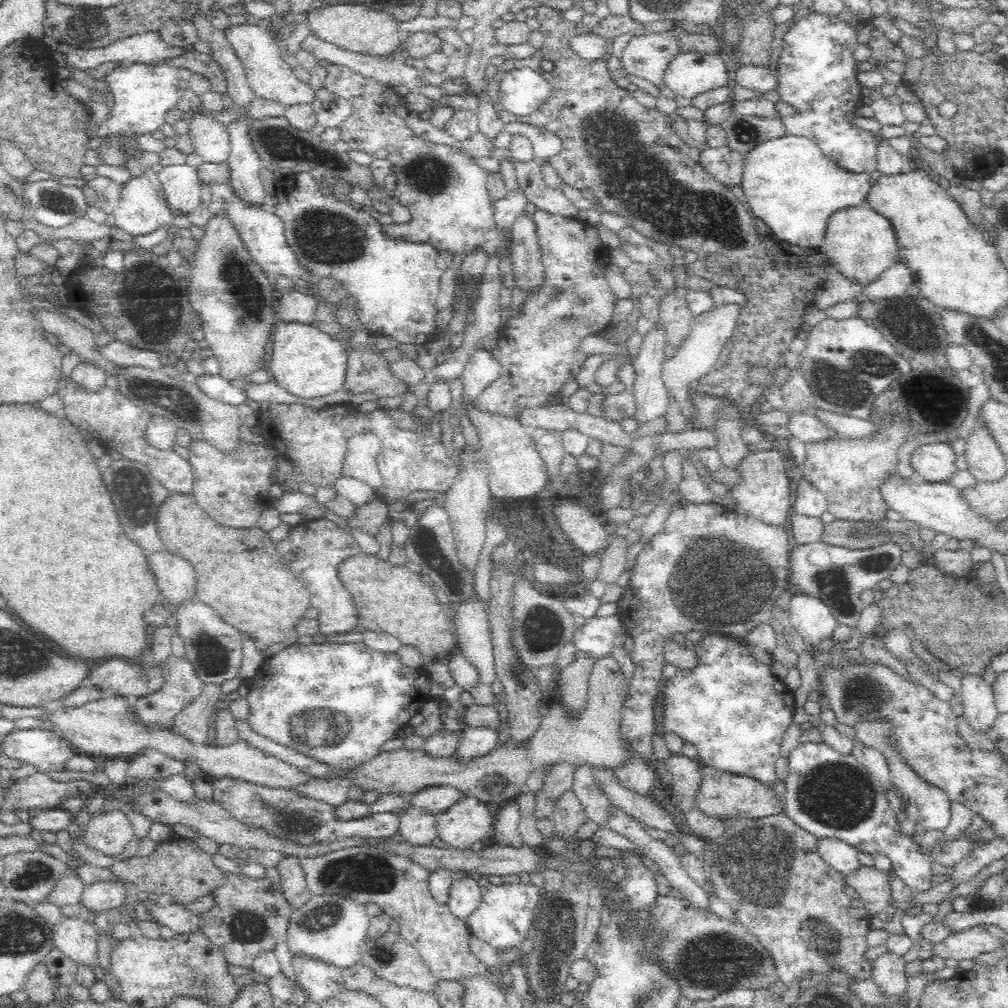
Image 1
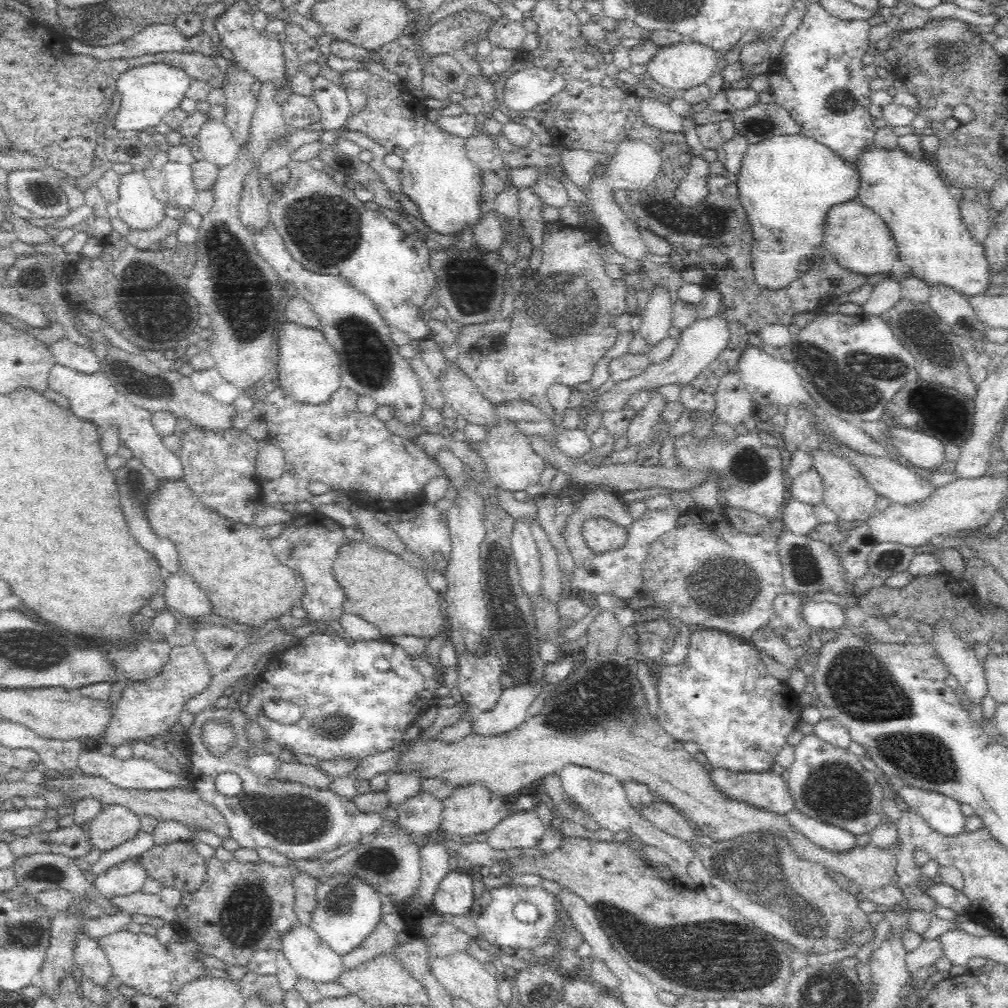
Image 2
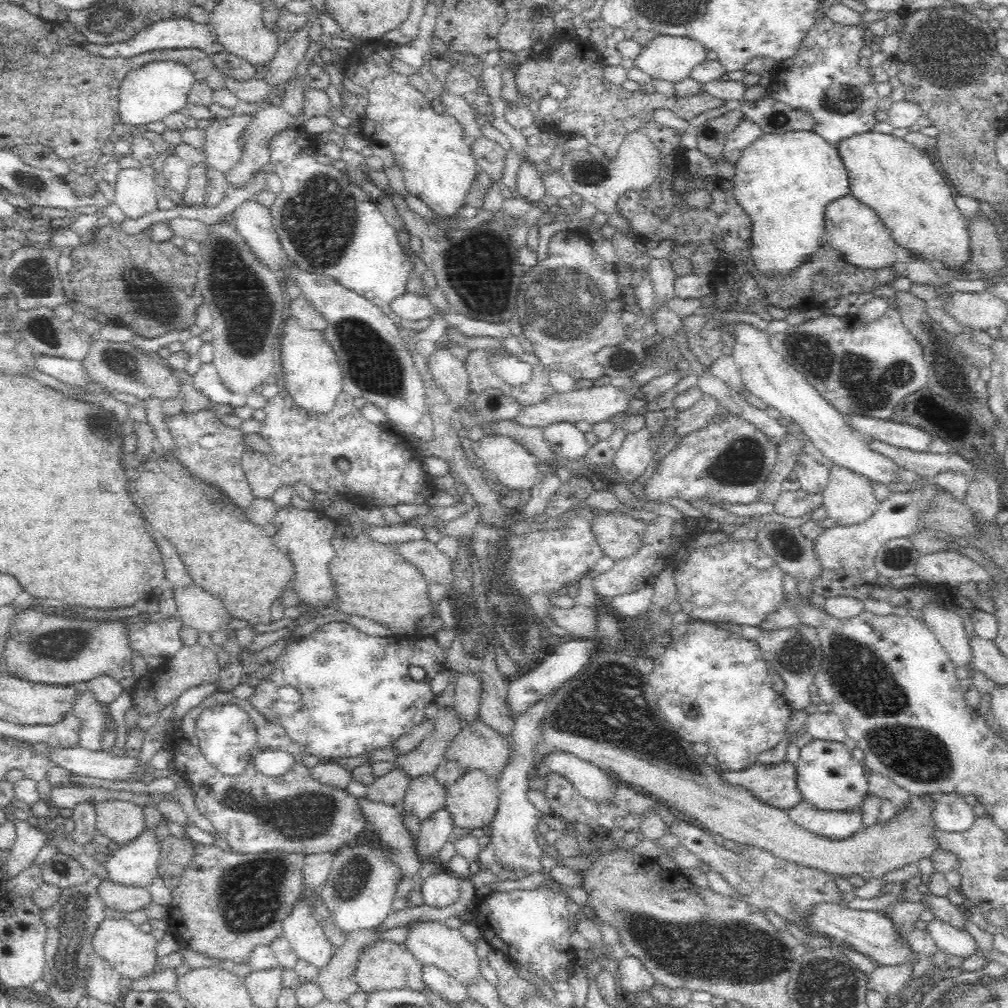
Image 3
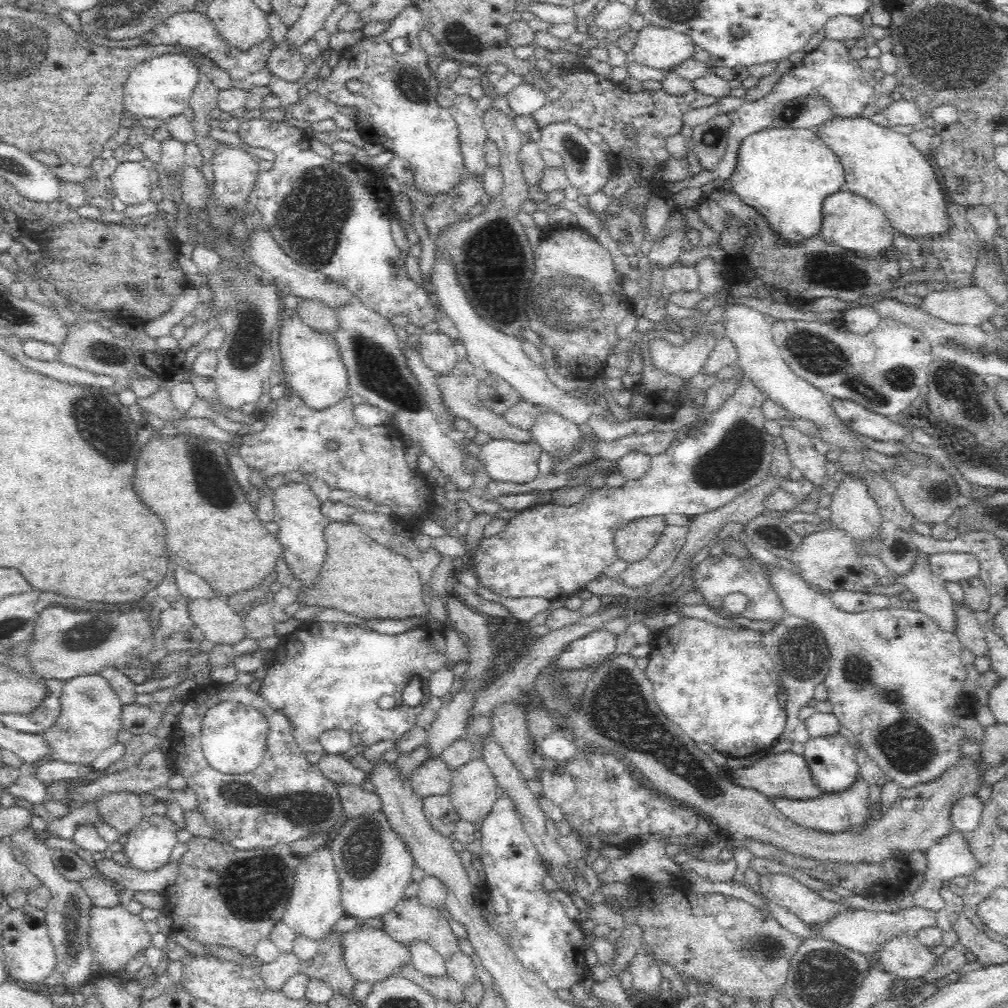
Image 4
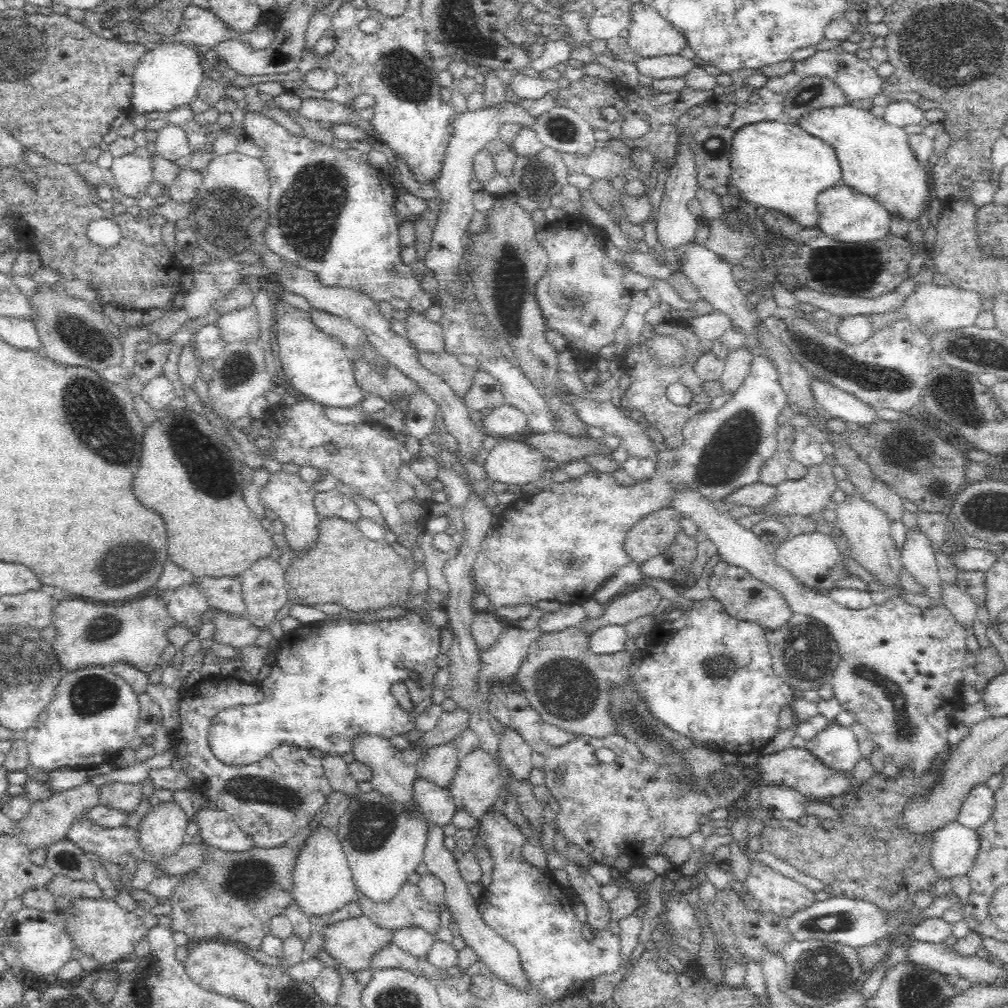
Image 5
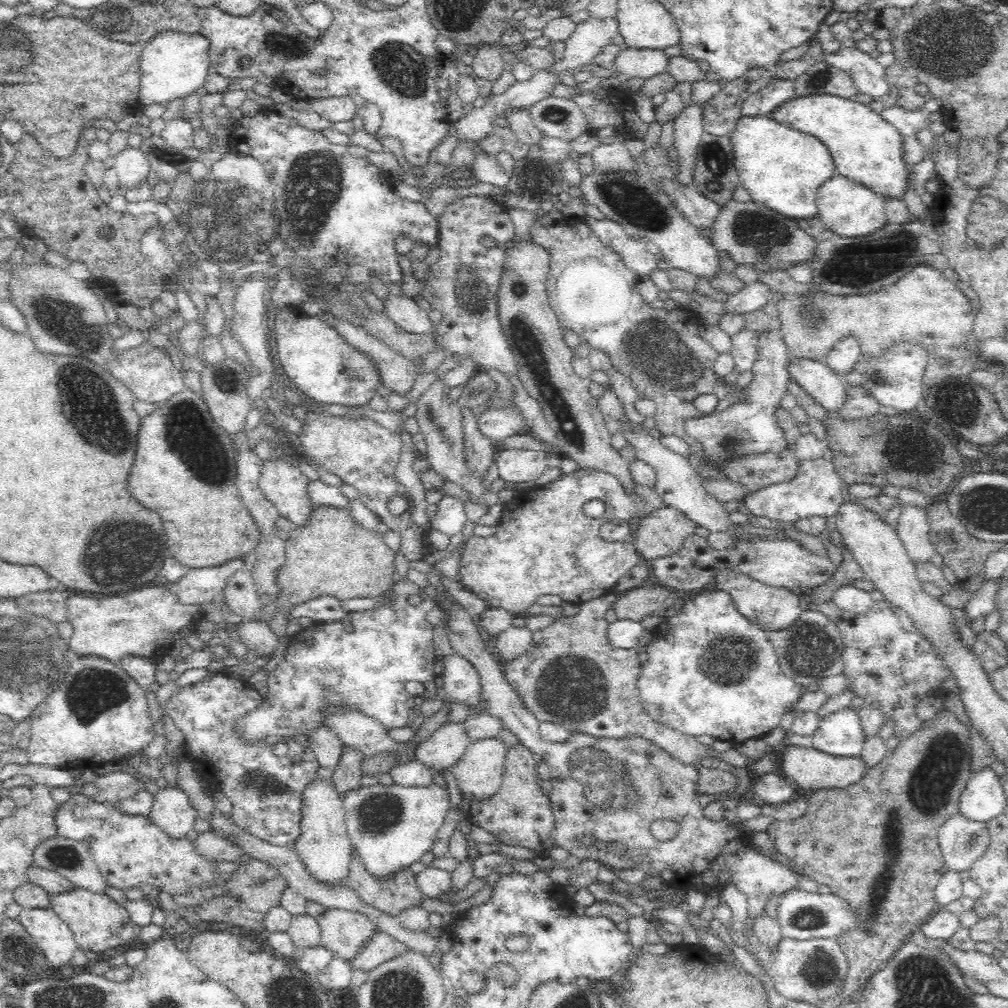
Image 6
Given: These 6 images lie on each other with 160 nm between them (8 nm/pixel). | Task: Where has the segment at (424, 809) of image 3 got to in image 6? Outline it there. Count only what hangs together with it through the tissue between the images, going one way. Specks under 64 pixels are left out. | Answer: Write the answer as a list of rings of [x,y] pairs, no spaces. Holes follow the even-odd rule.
[[[448,721],[436,729],[426,742],[422,742],[415,760],[442,776],[444,772],[450,772],[470,743],[461,722]]]

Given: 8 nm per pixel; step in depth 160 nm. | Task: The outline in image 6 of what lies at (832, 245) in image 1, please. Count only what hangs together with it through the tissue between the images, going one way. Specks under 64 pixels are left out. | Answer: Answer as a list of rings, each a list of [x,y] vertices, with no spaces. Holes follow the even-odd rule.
[[[838,172],[818,188],[816,200],[817,217],[824,223],[825,228],[838,236],[845,238],[868,236],[887,224],[882,196],[844,178]]]

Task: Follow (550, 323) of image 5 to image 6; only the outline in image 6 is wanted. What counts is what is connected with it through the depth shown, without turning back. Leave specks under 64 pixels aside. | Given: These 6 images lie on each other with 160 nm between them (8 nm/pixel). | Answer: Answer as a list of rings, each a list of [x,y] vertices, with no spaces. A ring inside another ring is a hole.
[[[510,191],[498,199],[507,210],[525,210],[536,215],[529,227],[530,235],[532,241],[544,246],[550,255],[545,291],[561,326],[574,332],[593,349],[610,355],[618,372],[632,379],[639,398],[652,400],[656,405],[655,428],[662,435],[679,436],[690,446],[690,452],[700,458],[701,443],[685,431],[688,419],[705,415],[696,410],[694,399],[701,394],[714,394],[719,400],[715,410],[721,411],[737,401],[743,389],[724,383],[713,373],[712,363],[719,352],[696,332],[694,311],[680,306],[672,310],[654,310],[646,304],[636,290],[638,275],[626,268],[617,252],[604,246],[585,221],[576,222],[576,226],[554,222],[546,227],[537,215],[541,202]]]

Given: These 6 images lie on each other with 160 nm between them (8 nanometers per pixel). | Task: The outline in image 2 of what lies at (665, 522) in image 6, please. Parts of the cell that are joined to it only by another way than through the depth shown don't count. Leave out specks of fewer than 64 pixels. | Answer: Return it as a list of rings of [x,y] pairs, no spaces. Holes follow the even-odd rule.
[[[588,518],[582,522],[582,538],[594,554],[604,554],[622,548],[629,530],[614,522],[598,518]]]

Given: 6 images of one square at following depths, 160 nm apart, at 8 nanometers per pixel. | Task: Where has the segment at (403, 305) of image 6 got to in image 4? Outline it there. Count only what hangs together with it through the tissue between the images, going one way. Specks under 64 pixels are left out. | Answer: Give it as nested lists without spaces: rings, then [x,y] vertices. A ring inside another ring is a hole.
[[[418,332],[420,337],[421,361],[435,374],[436,378],[452,374],[454,366],[460,361],[463,354],[458,343],[443,332],[426,334]]]

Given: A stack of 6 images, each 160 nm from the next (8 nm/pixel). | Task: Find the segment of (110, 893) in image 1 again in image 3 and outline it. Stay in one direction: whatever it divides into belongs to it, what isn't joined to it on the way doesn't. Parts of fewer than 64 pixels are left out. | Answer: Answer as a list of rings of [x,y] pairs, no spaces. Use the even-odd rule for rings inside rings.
[[[145,829],[138,838],[130,840],[128,844],[120,846],[106,857],[102,858],[105,879],[121,886],[136,886],[144,888],[152,884],[158,875],[157,858],[159,857],[159,840],[153,837],[153,829]]]

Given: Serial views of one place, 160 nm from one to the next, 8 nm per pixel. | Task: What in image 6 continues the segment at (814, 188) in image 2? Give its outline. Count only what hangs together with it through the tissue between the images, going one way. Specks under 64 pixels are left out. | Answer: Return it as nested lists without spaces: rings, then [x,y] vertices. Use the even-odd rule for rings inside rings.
[[[742,116],[731,133],[731,142],[740,185],[746,188],[754,202],[794,219],[817,216],[816,192],[828,178],[837,173],[830,151],[818,138],[781,124],[771,117]]]

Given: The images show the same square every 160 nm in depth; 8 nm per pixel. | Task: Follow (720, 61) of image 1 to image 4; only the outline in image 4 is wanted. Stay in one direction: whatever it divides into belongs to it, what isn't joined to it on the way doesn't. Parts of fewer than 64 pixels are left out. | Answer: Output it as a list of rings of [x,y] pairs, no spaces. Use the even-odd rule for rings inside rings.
[[[646,26],[640,30],[629,59],[668,74],[681,63],[691,60],[696,47],[696,44],[684,34]]]

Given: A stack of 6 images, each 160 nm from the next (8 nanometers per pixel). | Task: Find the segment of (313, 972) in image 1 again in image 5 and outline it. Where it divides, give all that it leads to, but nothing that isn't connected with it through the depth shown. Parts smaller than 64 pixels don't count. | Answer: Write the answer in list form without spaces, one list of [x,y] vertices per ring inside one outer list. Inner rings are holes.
[[[320,828],[300,850],[293,868],[293,906],[308,920],[324,918],[338,912],[342,906],[356,900],[356,890],[336,831]]]

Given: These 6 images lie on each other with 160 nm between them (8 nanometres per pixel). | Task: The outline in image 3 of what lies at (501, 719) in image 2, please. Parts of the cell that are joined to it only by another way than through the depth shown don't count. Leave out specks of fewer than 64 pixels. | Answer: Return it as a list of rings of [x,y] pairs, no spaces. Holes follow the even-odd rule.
[[[573,638],[556,646],[554,653],[546,655],[544,660],[527,674],[518,676],[516,680],[507,679],[506,706],[509,716],[515,719],[516,716],[524,714],[536,702],[547,700],[548,695],[560,688],[565,680],[576,676],[577,672],[588,662],[588,659],[596,654],[596,645],[597,642],[592,641],[592,638],[582,640]]]

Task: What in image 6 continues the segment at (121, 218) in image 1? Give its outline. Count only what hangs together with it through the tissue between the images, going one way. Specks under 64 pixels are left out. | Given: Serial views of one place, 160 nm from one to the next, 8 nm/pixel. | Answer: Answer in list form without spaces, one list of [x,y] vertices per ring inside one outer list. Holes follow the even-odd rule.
[[[129,147],[114,158],[113,168],[119,178],[119,186],[131,189],[147,183],[146,178],[152,171],[152,167],[144,151]]]

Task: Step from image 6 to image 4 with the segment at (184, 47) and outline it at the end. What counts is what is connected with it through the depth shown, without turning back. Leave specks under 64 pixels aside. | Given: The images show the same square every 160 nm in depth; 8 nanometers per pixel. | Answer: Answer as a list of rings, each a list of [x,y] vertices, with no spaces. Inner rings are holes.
[[[184,55],[153,57],[130,72],[123,86],[123,107],[127,116],[134,118],[158,118],[161,122],[179,115],[190,107],[190,97],[200,79],[190,59]]]

